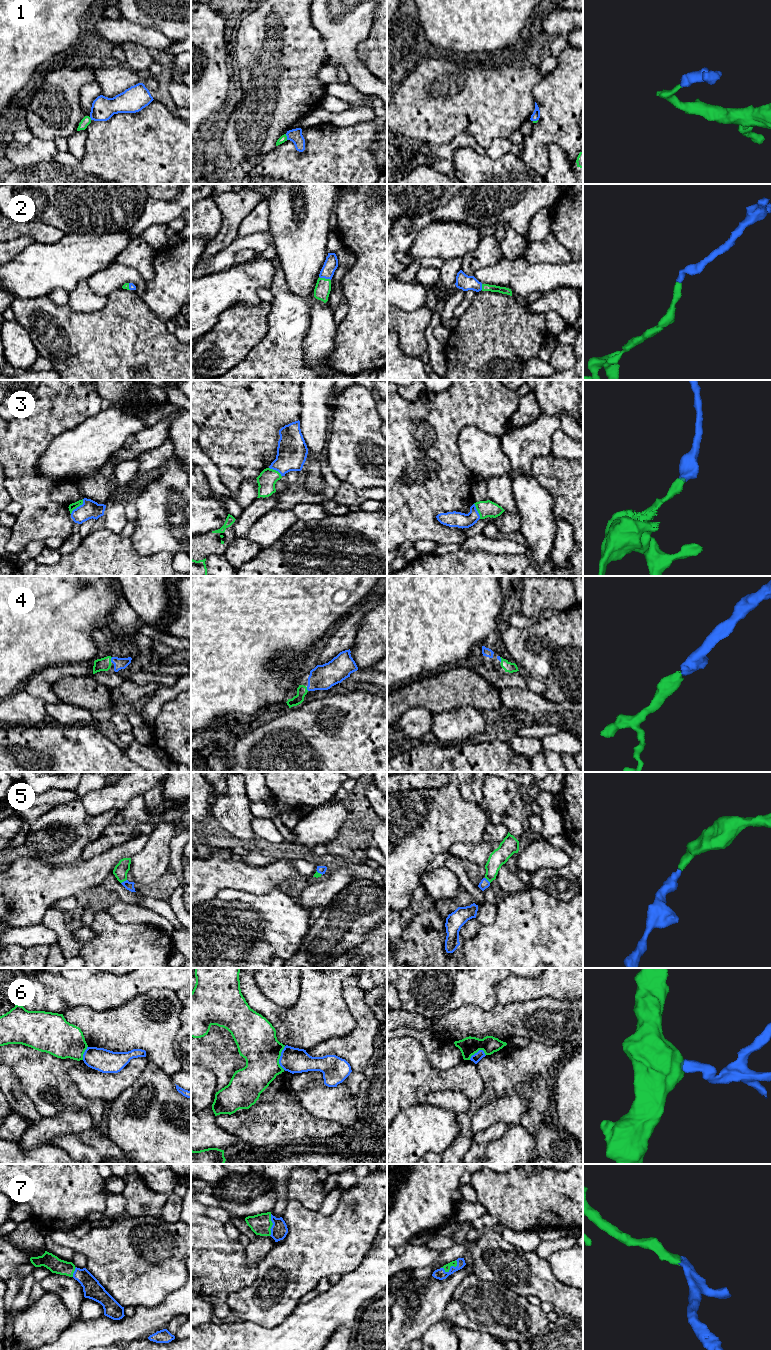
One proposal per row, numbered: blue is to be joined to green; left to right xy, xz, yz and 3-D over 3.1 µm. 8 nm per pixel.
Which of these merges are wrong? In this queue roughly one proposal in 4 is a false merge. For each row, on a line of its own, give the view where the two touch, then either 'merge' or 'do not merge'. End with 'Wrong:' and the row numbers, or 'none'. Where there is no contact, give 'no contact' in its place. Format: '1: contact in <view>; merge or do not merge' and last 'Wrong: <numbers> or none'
1: contact in xz; merge
2: contact in xz; merge
3: contact in xy; merge
4: contact in xy; merge
5: contact in xy; merge
6: contact in xz; do not merge
7: contact in yz; merge
Wrong: 6

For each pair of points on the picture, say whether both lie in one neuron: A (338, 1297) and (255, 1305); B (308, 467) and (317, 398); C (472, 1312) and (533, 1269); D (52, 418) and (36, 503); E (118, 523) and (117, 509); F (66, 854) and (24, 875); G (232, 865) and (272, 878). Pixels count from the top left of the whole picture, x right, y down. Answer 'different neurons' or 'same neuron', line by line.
A: different neurons
B: same neuron
C: different neurons
D: same neuron
E: same neuron
F: different neurons
G: same neuron

